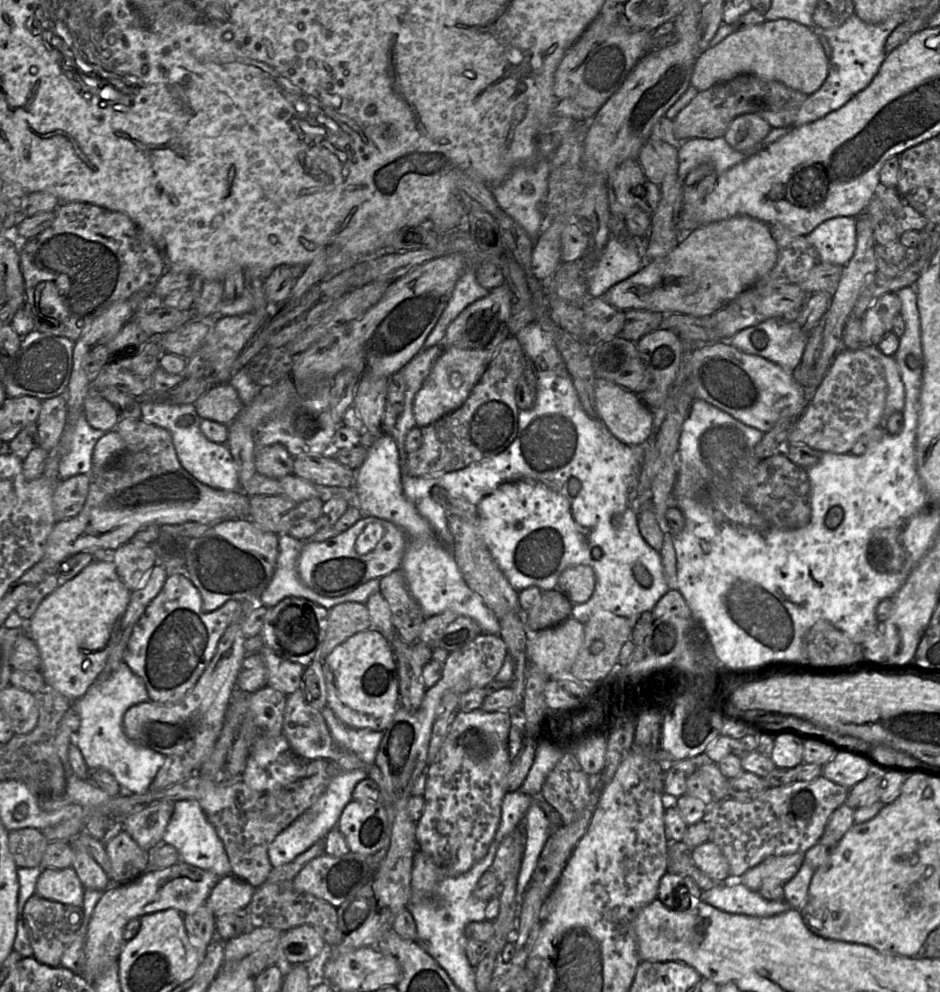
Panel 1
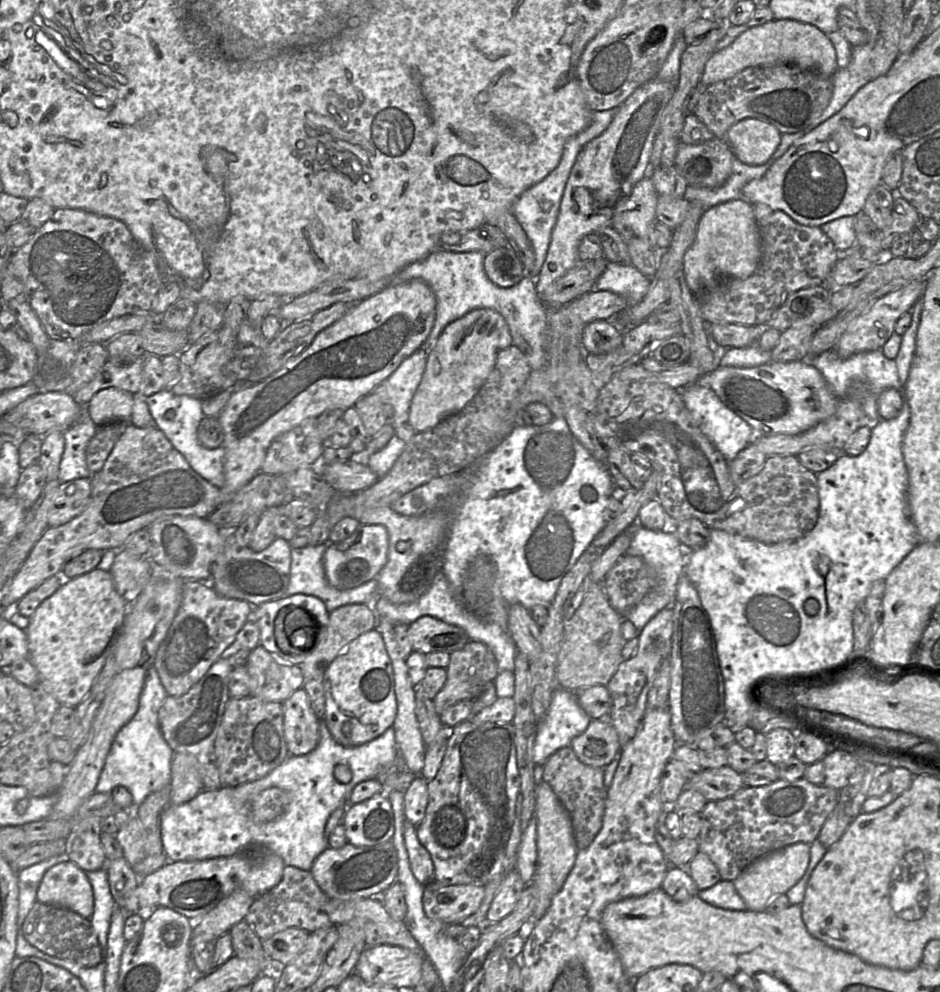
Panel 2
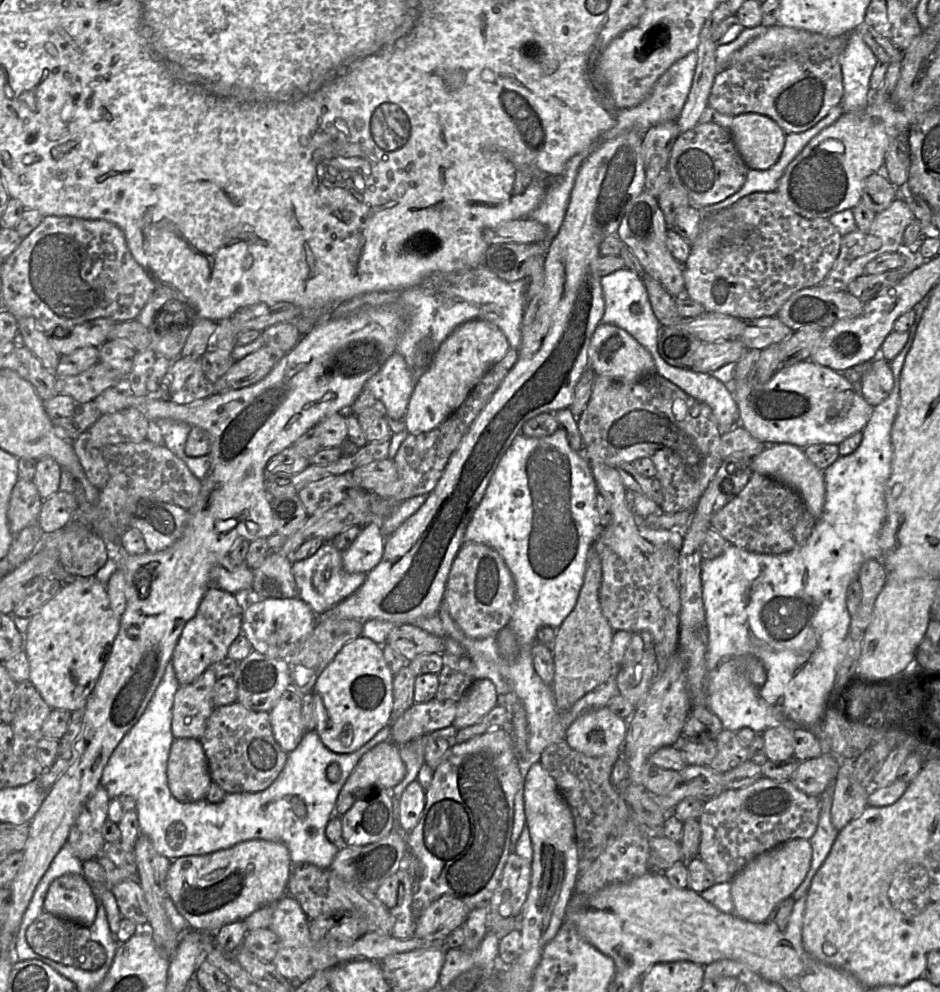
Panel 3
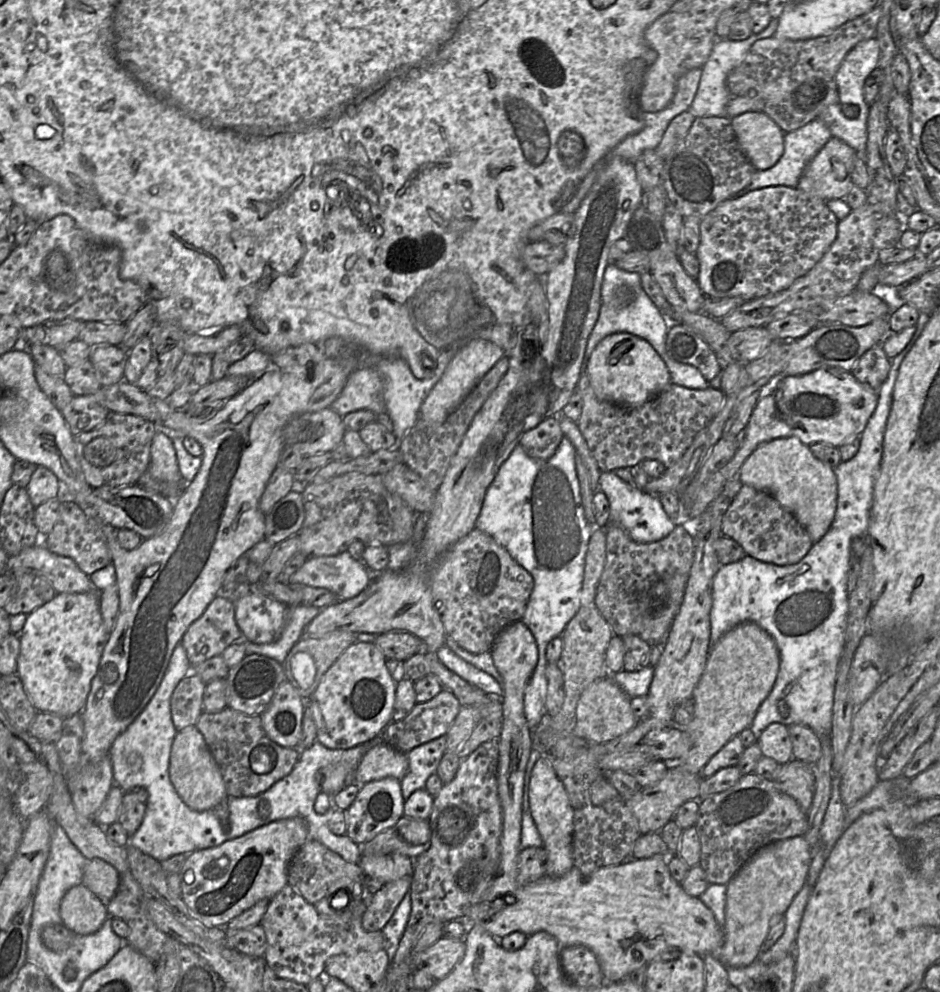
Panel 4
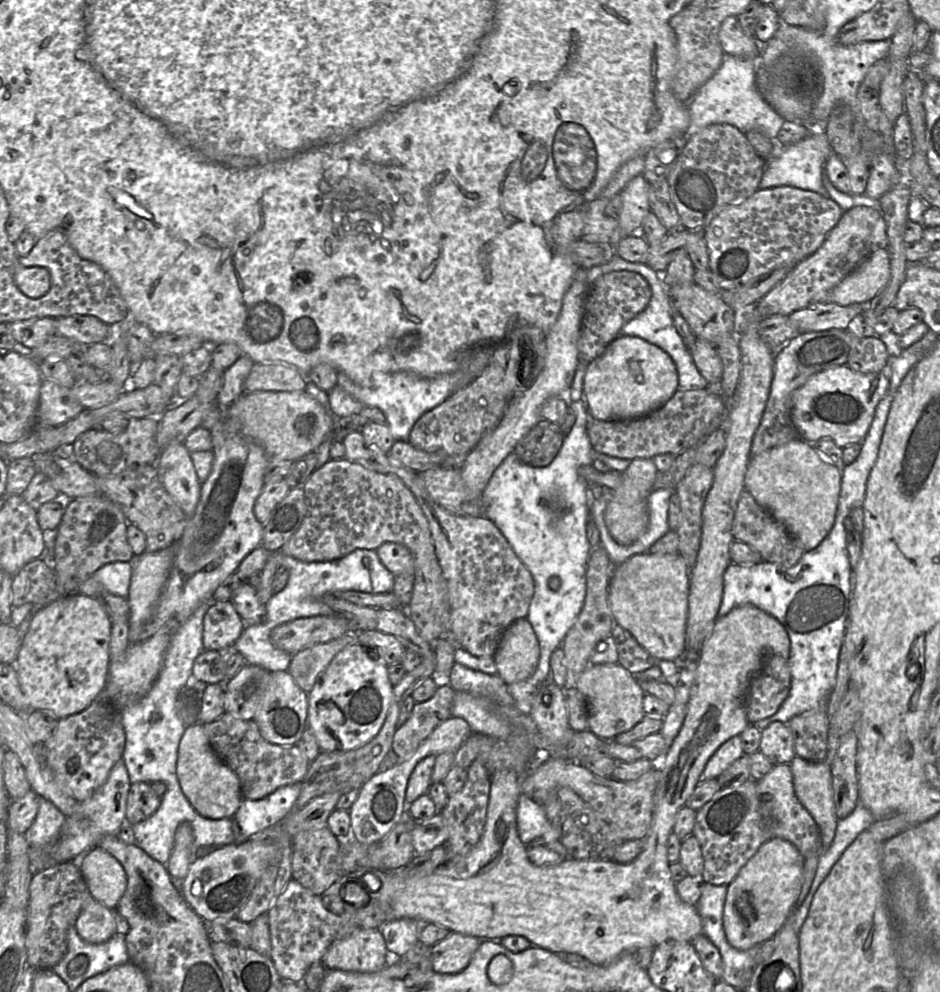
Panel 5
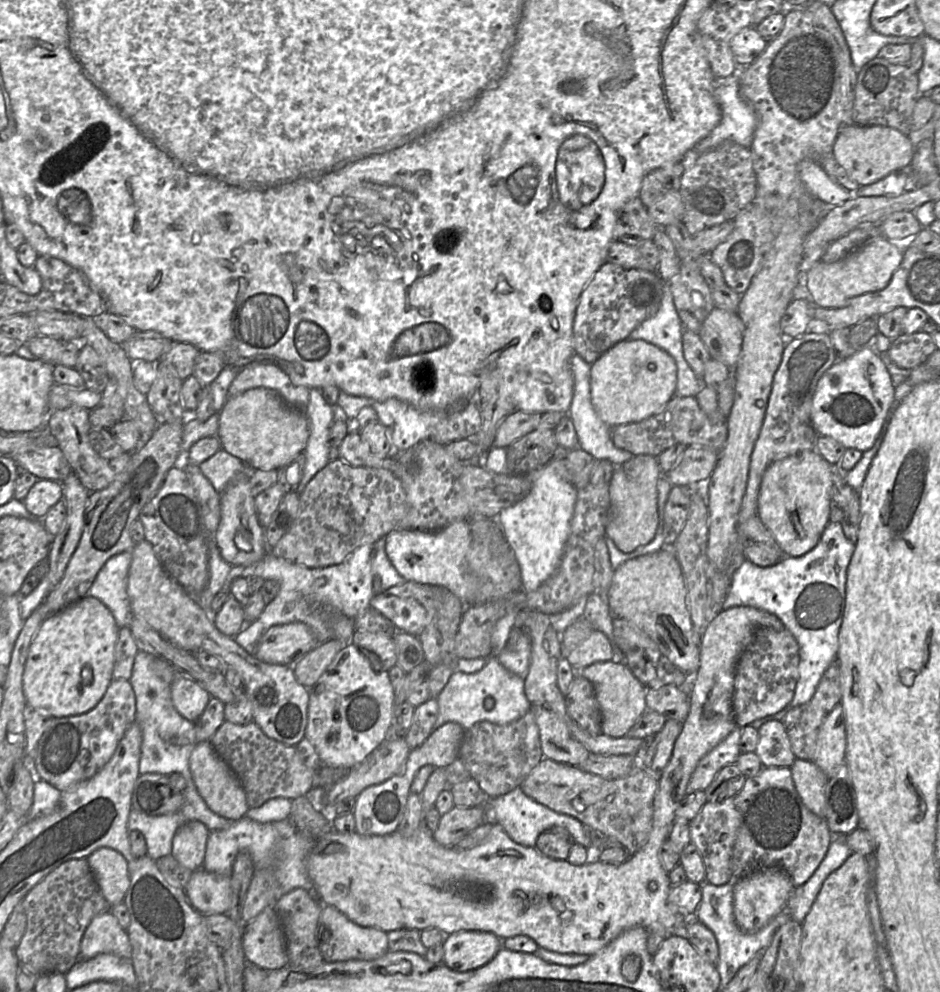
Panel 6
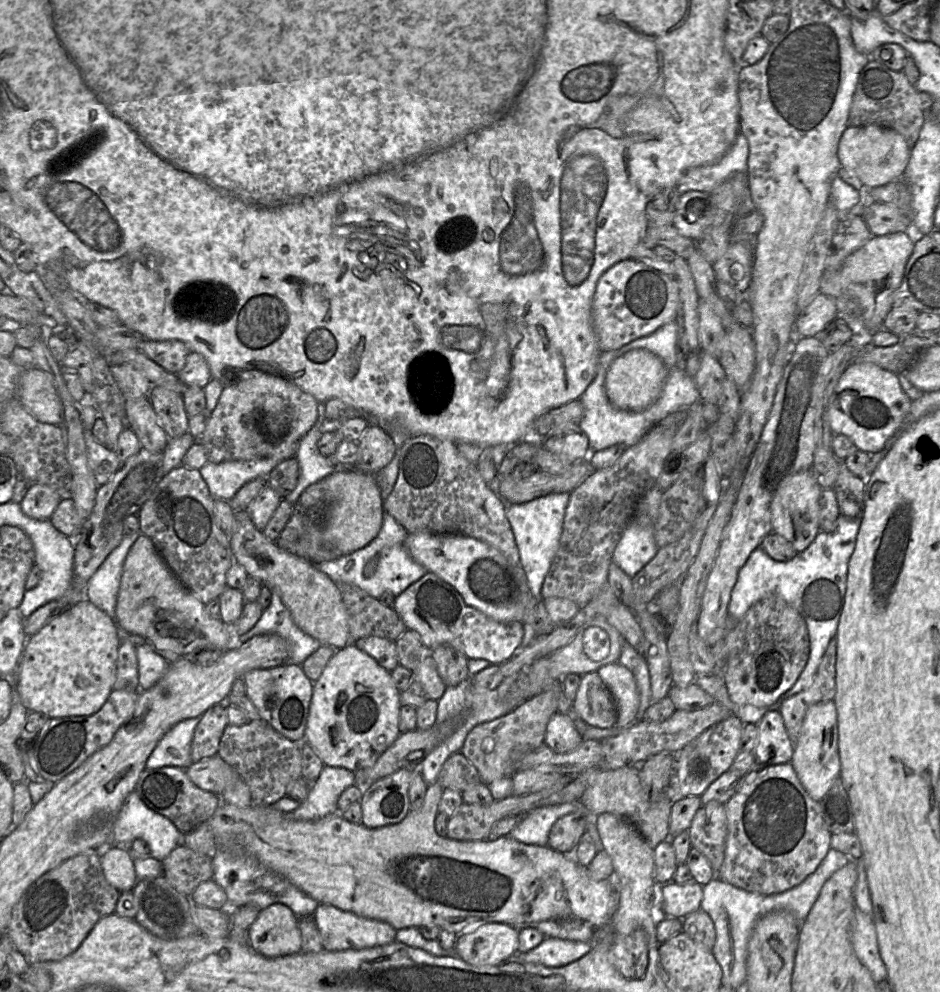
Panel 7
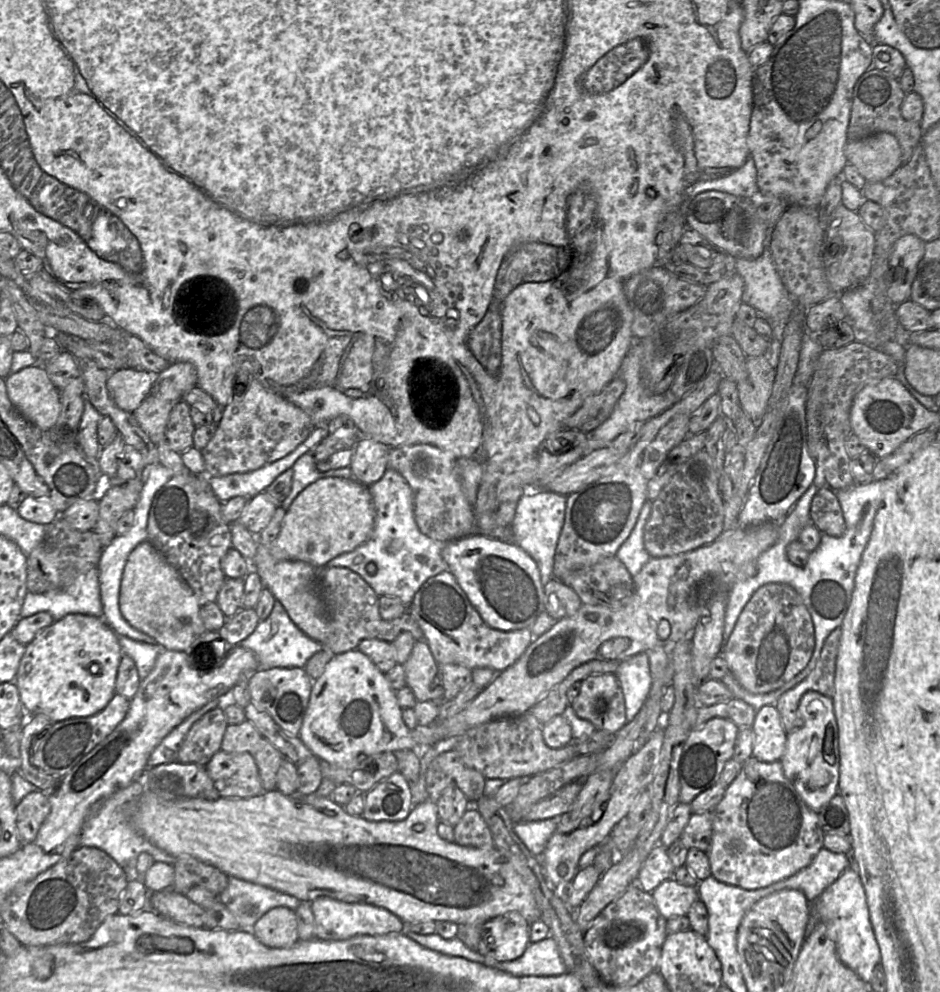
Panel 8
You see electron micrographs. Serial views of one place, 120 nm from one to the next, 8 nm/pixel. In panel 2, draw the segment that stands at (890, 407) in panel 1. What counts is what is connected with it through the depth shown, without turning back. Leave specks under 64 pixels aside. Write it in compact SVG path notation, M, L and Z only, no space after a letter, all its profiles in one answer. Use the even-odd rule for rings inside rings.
M835 350L825 351L821 354L808 356L805 360L820 371L834 395L840 398L857 399L868 416L868 424L878 423L879 412L877 400L886 389L900 390L896 361L887 358L882 350L856 353L850 357L842 358Z

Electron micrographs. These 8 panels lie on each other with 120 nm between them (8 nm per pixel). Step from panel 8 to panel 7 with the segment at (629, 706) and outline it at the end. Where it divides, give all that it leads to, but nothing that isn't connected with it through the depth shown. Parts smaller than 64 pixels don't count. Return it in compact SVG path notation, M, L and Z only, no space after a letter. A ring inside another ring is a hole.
M625 642L622 645L618 662L633 674L640 697L637 712L637 721L641 720L644 712L651 704L650 675L645 657L631 645Z

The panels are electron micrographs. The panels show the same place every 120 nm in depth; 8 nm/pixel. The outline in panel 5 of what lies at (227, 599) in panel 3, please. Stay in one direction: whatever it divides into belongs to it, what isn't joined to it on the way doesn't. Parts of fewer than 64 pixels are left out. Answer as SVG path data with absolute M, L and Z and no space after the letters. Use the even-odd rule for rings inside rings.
M212 601L203 618L204 650L228 651L245 627L232 602Z

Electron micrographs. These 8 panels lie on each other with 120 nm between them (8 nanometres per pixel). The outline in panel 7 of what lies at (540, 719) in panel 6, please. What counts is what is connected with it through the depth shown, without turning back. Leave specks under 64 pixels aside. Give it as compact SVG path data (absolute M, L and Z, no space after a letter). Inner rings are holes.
M555 713L546 728L544 743L557 753L575 749L583 741L572 720L564 714Z

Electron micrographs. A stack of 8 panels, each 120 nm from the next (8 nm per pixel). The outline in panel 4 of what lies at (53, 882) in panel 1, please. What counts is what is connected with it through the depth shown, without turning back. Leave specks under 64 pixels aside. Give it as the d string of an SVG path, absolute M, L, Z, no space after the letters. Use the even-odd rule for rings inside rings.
M82 883L76 885L61 900L62 923L78 935L93 934L109 916L107 904Z

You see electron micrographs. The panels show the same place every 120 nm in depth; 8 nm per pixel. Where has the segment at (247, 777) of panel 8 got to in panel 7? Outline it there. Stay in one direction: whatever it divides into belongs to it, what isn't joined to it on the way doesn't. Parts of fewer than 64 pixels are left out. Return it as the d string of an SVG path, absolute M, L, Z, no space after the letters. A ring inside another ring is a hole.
M217 754L192 763L185 770L196 786L220 798L228 786L241 778L234 768Z

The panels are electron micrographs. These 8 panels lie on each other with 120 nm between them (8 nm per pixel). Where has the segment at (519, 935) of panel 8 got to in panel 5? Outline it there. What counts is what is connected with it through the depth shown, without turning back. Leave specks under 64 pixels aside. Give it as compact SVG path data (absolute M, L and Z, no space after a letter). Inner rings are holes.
M450 933L445 939L430 948L433 971L439 974L457 974L470 963L481 939Z

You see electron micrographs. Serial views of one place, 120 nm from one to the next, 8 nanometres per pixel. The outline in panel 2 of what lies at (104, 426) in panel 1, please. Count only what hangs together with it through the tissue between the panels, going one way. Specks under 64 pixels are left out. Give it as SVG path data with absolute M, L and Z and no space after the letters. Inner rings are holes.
M107 388L97 392L88 402L86 409L96 426L110 422L128 422L132 415L134 396L128 392Z

